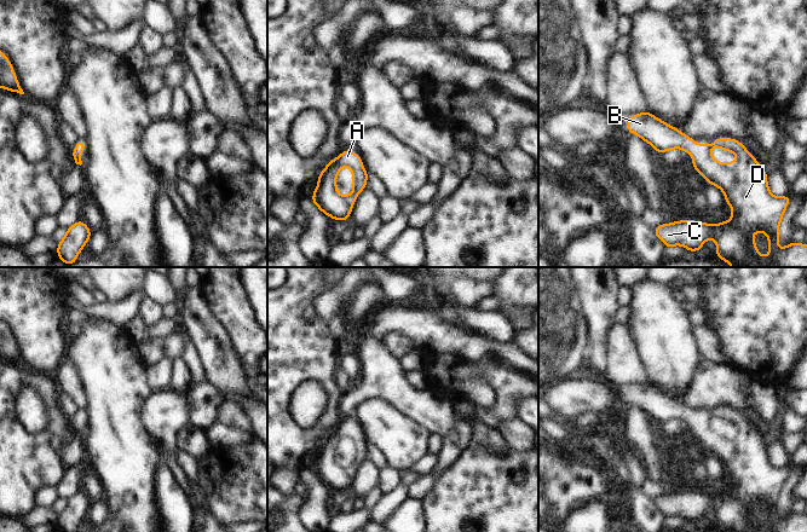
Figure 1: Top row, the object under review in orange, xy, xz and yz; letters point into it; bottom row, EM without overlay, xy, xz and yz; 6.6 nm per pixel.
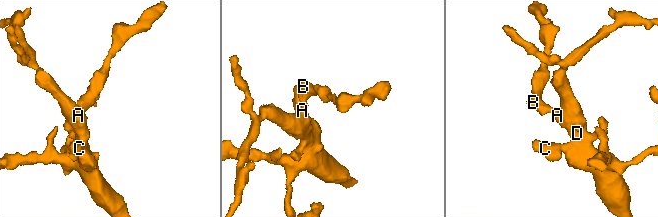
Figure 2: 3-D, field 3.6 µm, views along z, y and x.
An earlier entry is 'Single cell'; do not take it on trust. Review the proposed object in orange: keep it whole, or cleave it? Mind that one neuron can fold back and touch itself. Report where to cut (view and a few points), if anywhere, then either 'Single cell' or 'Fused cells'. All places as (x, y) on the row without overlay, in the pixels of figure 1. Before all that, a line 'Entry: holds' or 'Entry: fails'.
Entry: holds
No split. Single cell

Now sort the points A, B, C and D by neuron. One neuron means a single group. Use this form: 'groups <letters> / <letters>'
groups A B C D

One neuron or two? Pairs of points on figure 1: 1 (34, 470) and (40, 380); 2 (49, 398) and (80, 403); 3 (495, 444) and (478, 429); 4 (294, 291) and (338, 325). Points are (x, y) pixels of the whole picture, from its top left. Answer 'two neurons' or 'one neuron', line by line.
1: one neuron
2: two neurons
3: one neuron
4: two neurons

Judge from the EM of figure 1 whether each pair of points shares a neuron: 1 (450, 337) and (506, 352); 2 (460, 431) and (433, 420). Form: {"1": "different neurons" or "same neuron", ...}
{"1": "same neuron", "2": "different neurons"}

